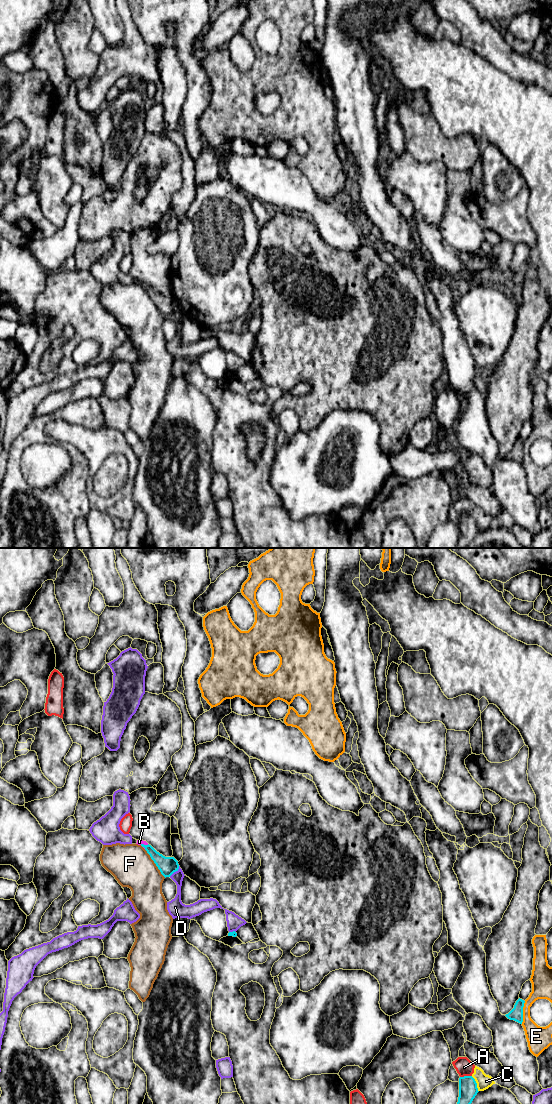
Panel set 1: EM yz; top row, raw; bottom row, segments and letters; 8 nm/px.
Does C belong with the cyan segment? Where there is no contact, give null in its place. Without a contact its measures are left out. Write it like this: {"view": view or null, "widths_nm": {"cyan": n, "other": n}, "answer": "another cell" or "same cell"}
{"view": "yz", "widths_nm": {"cyan": 150, "other": 120}, "answer": "another cell"}

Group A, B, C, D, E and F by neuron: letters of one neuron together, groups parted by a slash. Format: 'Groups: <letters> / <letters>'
Groups: A C / B / D / E / F

